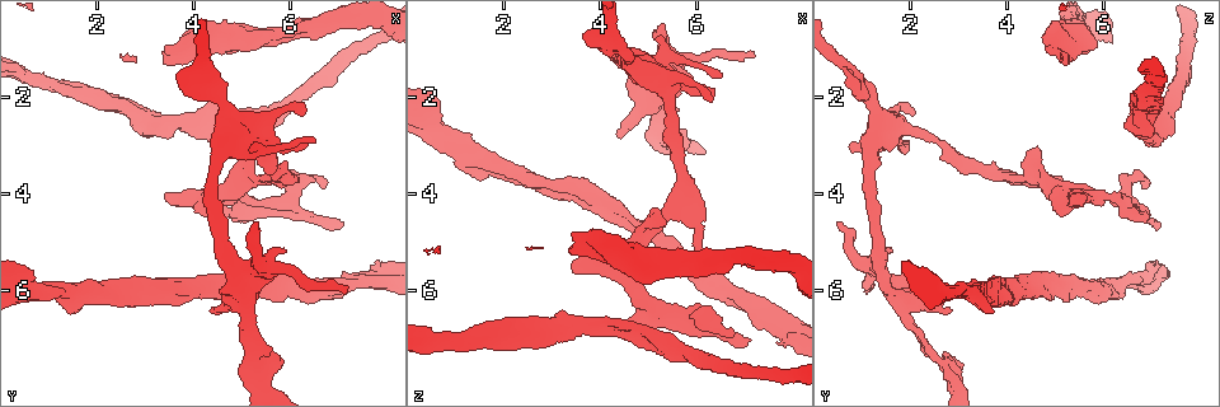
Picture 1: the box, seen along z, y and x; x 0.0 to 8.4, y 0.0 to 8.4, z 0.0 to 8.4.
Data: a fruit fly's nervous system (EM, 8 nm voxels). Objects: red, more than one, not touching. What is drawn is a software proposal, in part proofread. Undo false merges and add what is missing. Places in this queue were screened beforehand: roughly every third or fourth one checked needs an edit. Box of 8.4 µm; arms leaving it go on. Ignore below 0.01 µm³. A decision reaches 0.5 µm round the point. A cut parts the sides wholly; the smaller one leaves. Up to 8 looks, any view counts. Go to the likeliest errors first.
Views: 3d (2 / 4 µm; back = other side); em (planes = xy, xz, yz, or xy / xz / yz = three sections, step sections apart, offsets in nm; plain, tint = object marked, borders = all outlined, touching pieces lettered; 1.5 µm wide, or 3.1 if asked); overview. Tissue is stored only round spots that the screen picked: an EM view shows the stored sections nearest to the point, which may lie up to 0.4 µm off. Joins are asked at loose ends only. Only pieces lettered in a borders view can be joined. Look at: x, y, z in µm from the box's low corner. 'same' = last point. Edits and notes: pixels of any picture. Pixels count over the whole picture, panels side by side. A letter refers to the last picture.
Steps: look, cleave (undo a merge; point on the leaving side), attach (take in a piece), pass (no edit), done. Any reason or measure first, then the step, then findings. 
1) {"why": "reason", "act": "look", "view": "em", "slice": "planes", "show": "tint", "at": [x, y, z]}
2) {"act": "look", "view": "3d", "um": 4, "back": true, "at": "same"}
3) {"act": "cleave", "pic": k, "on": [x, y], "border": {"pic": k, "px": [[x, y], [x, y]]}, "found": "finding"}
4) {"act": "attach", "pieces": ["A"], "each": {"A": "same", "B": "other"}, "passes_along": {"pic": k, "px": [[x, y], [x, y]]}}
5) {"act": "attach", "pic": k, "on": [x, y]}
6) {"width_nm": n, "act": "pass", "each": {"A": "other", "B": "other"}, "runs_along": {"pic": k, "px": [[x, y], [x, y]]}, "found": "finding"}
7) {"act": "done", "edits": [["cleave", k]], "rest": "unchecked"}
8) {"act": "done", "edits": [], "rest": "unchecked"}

{"why": "free end", "act": "look", "view": "3d", "um": 4, "back": true, "at": [3.35, 1.10, 5.15]}

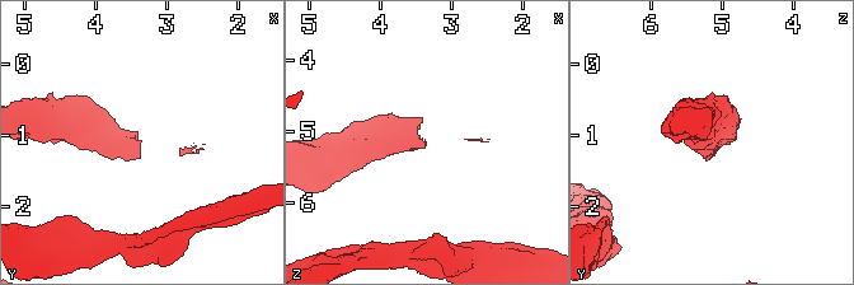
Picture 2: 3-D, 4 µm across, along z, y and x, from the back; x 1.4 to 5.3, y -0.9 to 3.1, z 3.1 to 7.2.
{"why": "now the EM", "act": "look", "view": "em", "slice": "xz", "step": 4, "show": "tint", "at": [3.35, 1.10, 5.15]}

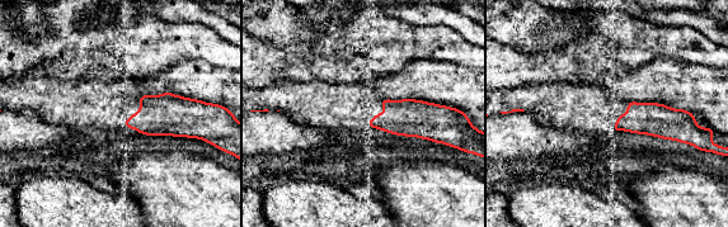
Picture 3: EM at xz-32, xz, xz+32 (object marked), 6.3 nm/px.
{"why": "cut it another way", "act": "look", "view": "em", "slice": "planes", "show": "borders", "at": "same"}

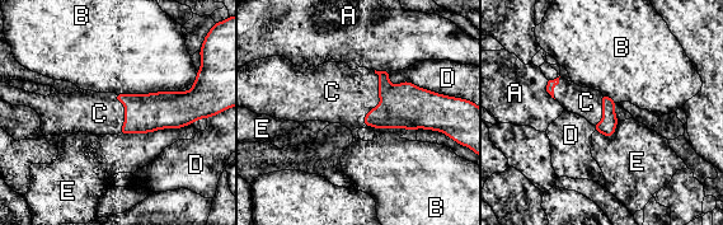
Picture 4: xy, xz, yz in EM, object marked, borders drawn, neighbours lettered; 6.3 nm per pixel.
{"act": "attach", "pieces": ["C"], "each": {"A": "other", "B": "other", "C": "same", "D": "other", "E": "other"}, "found": "the neuron continues"}

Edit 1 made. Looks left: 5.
{"why": "redraw", "act": "look", "view": "overview"}

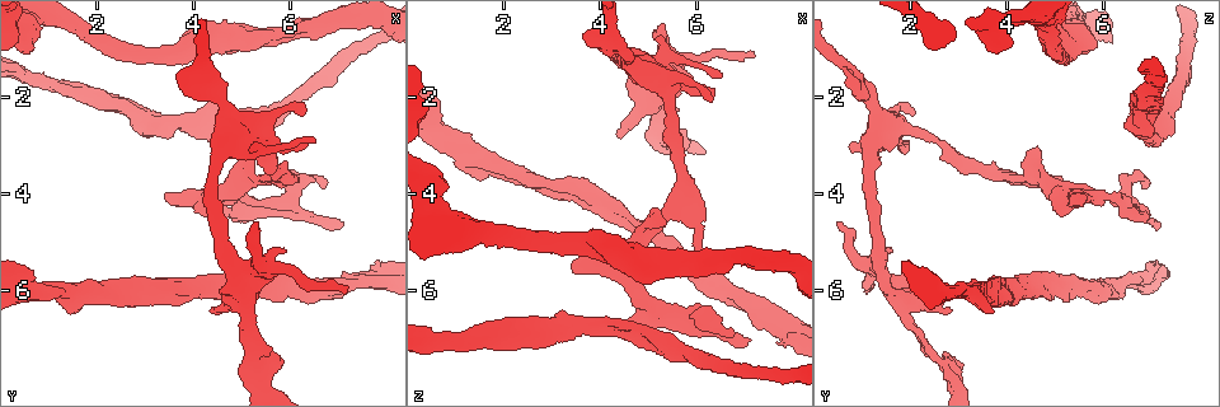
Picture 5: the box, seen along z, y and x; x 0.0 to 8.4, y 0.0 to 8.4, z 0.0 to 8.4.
{"why": "branch stops here", "act": "look", "view": "3d", "um": 4, "at": [7.75, 5.40, 7.10]}

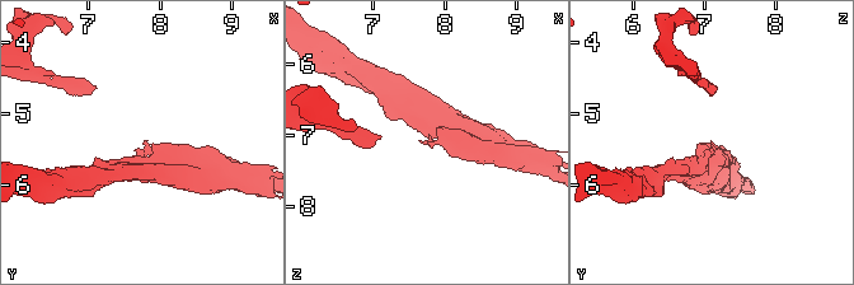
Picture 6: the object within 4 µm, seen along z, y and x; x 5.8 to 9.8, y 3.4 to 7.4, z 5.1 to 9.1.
{"why": "shape alone is not enough", "act": "look", "view": "em", "slice": "planes", "show": "borders", "at": [7.80, 5.40, 7.15]}

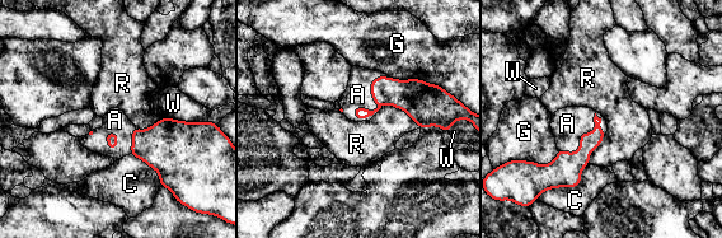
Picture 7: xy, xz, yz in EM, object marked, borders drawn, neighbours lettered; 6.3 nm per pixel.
{"act": "attach", "pieces": ["A"], "each": {"A": "same", "C": "other", "G": "other", "R": "other", "W": "other"}, "found": "it goes on there"}

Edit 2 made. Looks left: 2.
{"act": "done", "edits": [["attach", 4], ["attach", 7]], "rest": "unchecked"}

